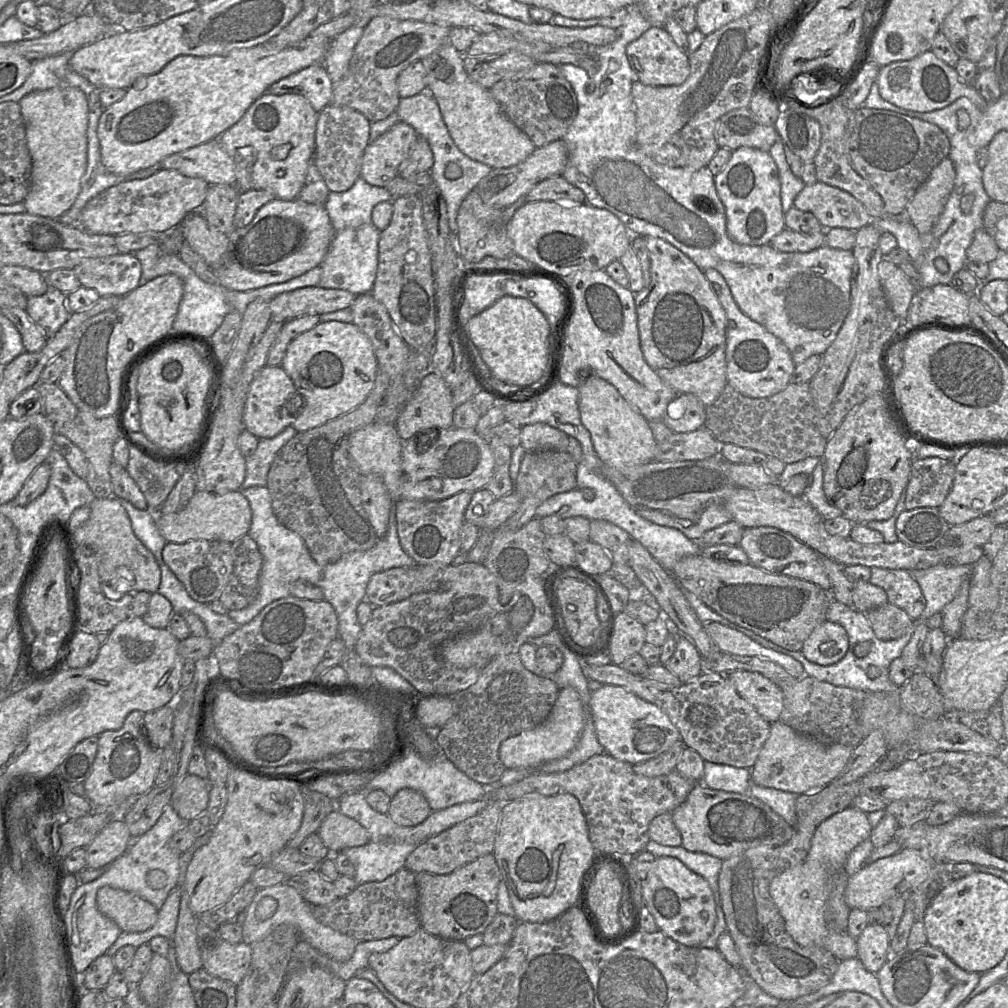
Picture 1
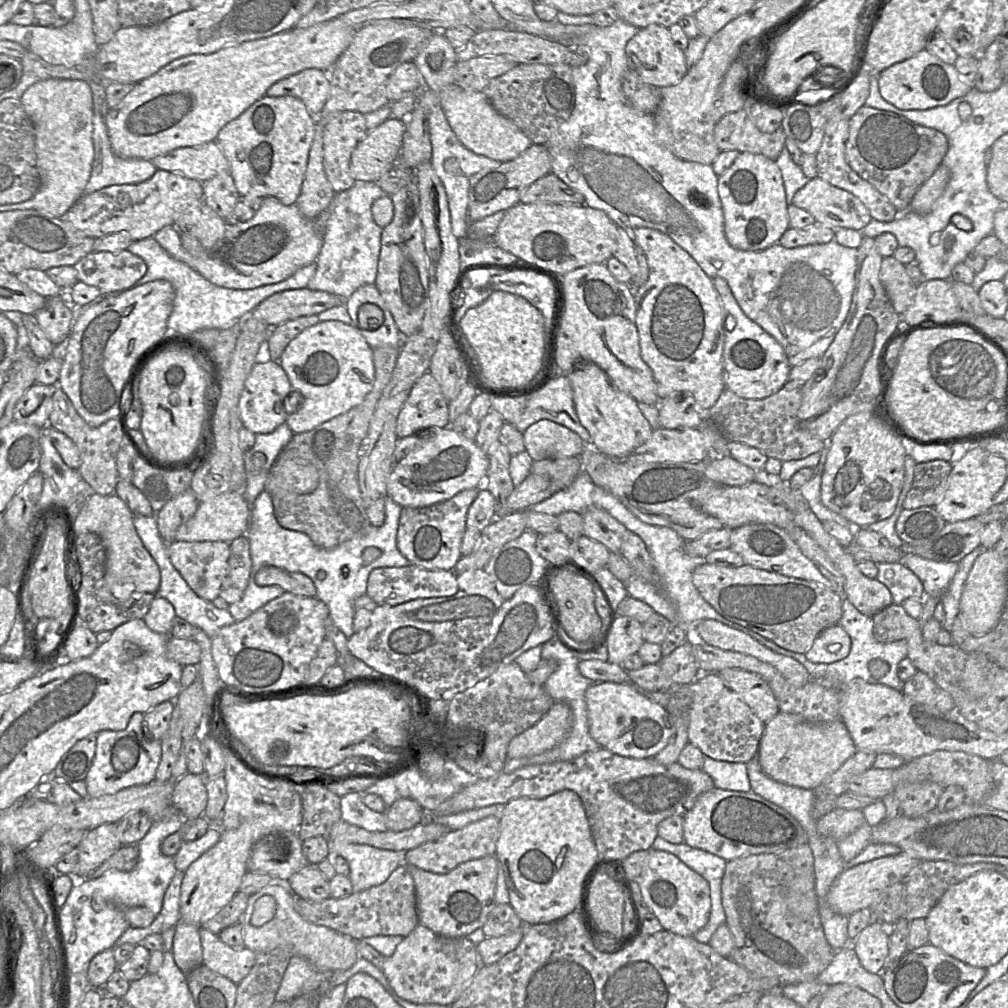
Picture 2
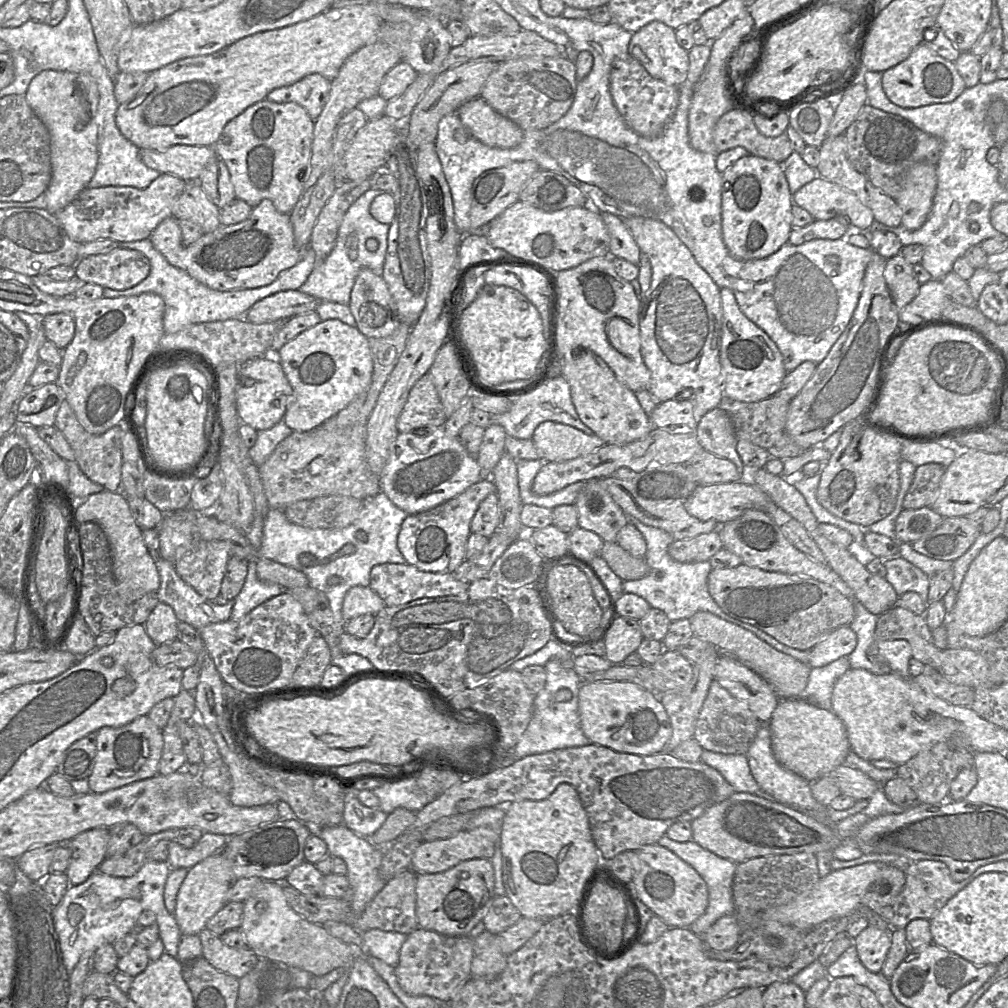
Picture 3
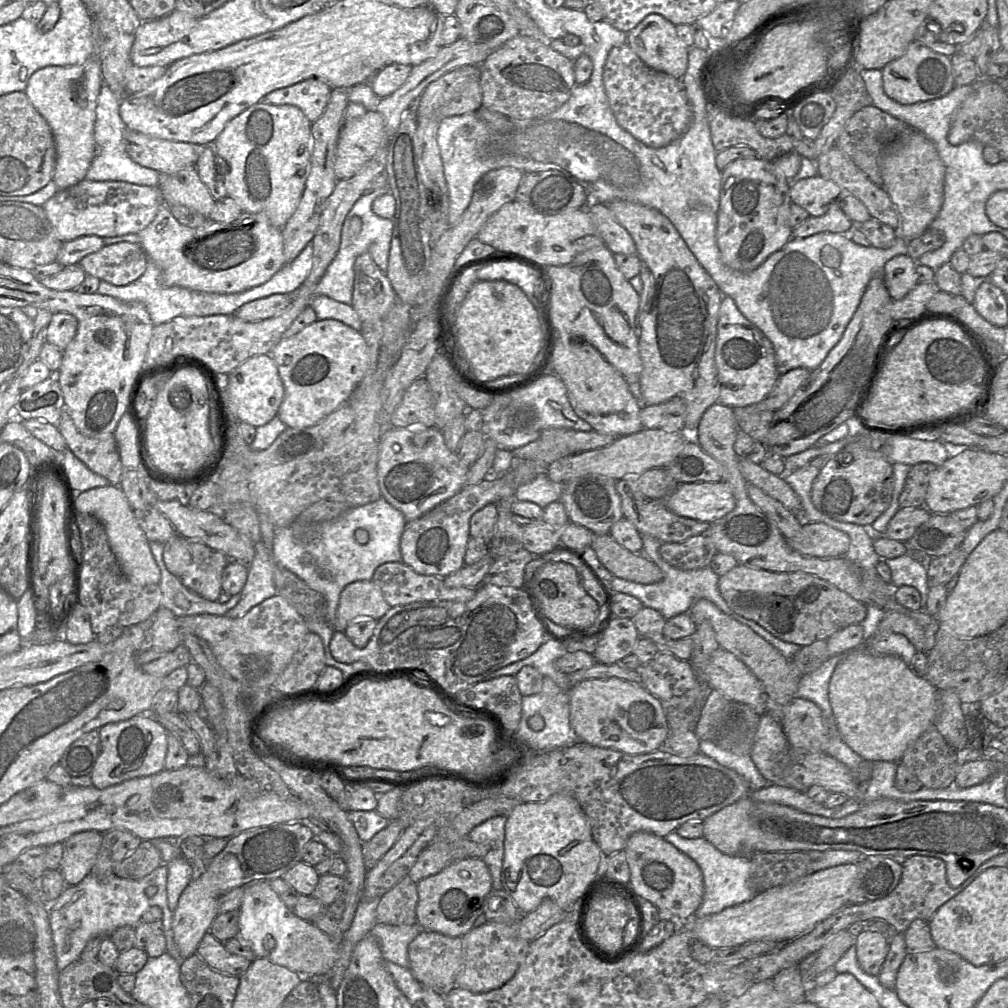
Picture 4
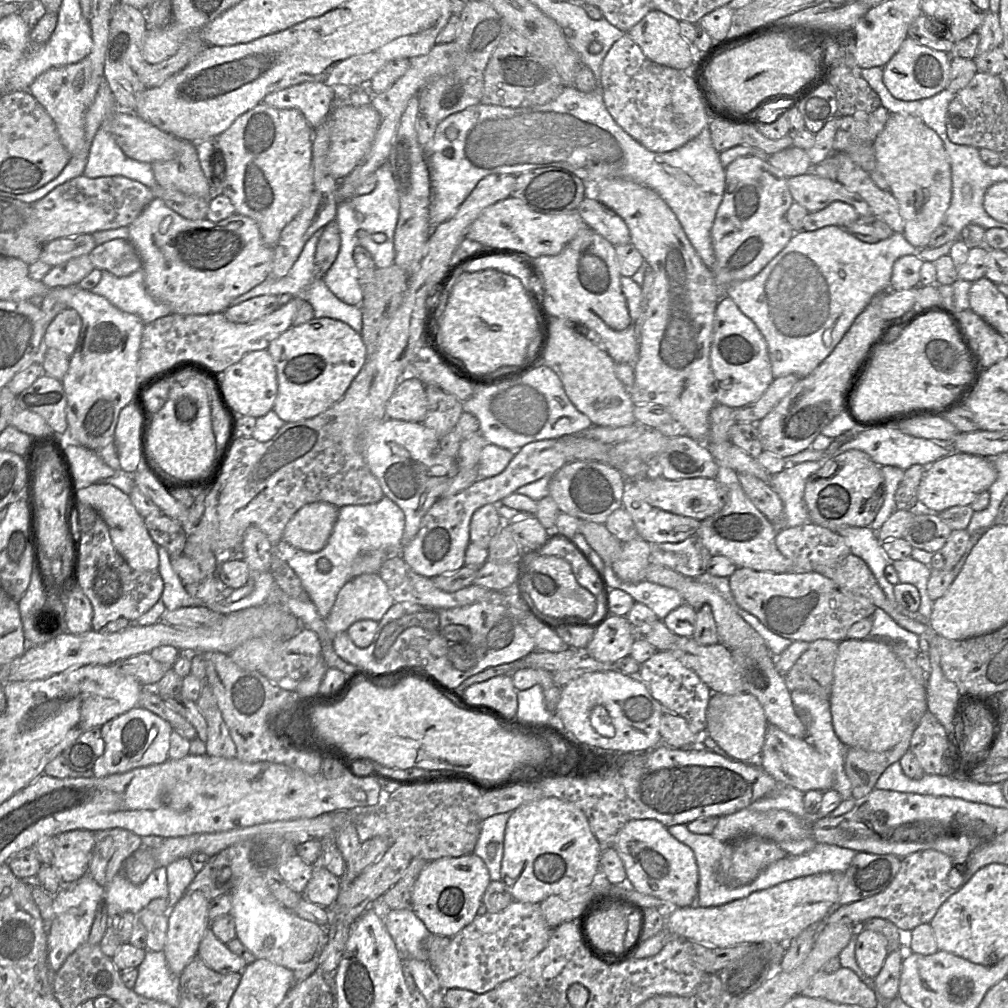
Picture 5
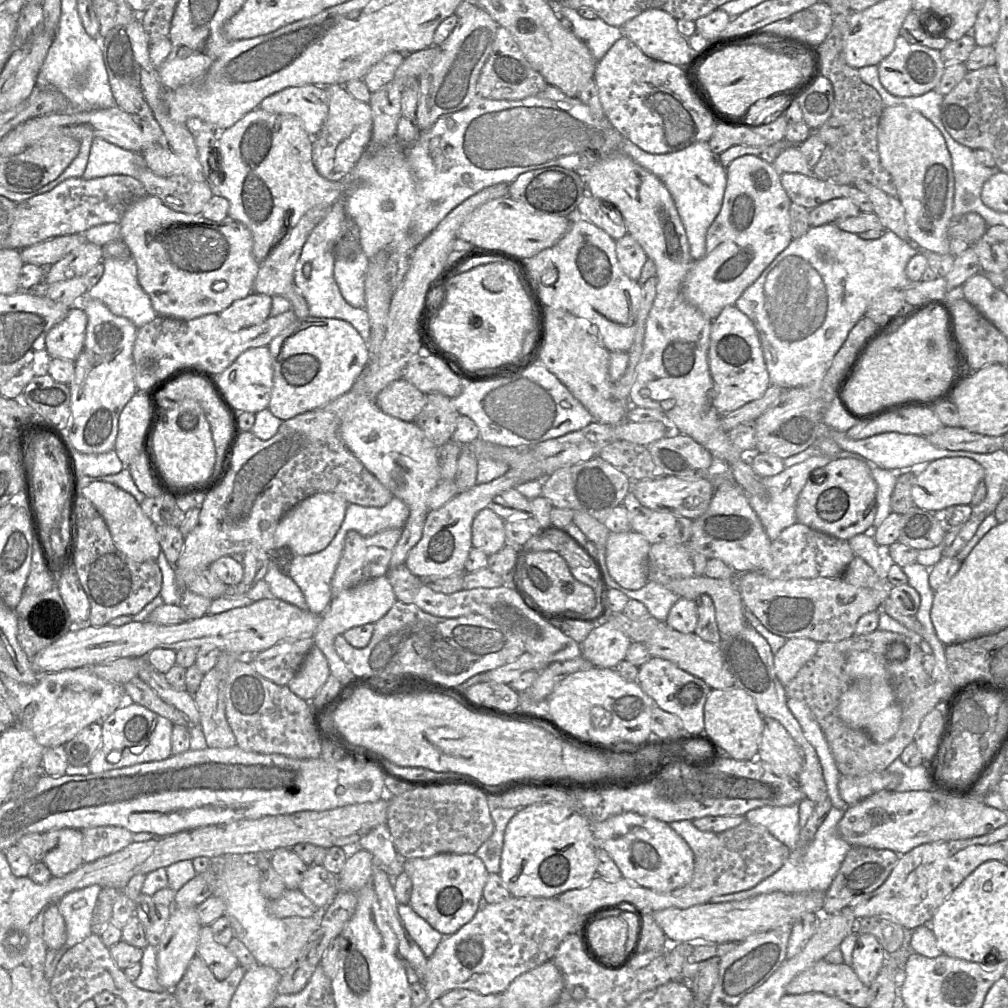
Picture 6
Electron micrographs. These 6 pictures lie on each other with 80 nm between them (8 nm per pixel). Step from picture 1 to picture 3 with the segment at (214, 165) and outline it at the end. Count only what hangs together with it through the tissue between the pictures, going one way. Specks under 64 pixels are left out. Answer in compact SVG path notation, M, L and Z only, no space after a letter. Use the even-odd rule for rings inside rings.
M178 144L167 150L139 149L142 162L161 174L171 174L184 181L198 181L207 164L218 157L213 146Z

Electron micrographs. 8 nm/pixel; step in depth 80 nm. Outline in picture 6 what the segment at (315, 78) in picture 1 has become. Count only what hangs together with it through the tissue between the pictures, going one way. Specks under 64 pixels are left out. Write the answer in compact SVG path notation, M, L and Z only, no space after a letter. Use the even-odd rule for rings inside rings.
M313 84L288 87L264 98L259 106L268 112L297 117L309 135L316 136L328 115L326 87Z

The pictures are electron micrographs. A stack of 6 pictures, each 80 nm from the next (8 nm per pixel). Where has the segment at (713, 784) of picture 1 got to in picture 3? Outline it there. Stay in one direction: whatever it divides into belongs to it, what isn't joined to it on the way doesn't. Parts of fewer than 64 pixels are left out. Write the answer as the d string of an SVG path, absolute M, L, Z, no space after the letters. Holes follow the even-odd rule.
M703 749L701 761L716 769L735 792L755 794L760 790L745 754L722 754Z

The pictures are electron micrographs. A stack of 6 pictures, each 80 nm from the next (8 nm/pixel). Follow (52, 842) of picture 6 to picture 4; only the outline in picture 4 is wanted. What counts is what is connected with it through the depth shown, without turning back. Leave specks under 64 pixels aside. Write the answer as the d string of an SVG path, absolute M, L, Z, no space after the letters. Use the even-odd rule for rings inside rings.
M82 831L63 842L63 856L59 871L66 885L75 886L93 872L102 834L97 831Z

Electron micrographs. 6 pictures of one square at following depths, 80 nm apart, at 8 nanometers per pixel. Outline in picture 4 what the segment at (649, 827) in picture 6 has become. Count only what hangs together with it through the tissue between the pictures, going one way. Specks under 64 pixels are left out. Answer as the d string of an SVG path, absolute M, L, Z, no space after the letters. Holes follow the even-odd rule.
M646 831L633 833L624 849L630 868L628 882L640 898L655 905L659 911L680 925L694 917L704 896L704 878L697 863L678 850L664 837Z

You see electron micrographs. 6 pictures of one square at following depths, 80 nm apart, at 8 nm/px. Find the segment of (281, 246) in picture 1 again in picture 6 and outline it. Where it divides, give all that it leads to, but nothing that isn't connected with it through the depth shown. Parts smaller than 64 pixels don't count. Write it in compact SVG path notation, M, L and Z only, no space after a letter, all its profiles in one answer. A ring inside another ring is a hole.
M147 195L128 207L119 225L121 239L129 248L137 265L139 284L149 296L151 304L158 316L191 320L208 314L219 314L228 308L234 301L247 297L253 291L253 284L260 267L260 263L253 255L253 236L251 231L244 224L229 215L220 221L212 221L204 218L201 214L187 214L175 211L167 207L158 197Z

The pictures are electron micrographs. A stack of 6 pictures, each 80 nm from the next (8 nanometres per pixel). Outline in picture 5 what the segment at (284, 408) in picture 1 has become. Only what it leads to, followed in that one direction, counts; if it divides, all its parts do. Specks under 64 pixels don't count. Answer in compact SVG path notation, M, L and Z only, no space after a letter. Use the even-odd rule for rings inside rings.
M267 349L245 354L240 361L221 374L225 397L238 416L258 418L273 410L278 392L278 381L273 358Z

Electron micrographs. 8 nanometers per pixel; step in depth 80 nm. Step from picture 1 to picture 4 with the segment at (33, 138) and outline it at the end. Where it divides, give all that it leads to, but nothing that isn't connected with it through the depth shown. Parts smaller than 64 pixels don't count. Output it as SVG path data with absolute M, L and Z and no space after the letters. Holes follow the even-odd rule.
M93 20L94 53L83 64L49 66L36 71L30 78L25 93L49 125L56 148L56 167L52 181L57 191L84 180L97 154L95 142L96 108L104 83L99 60L99 32Z

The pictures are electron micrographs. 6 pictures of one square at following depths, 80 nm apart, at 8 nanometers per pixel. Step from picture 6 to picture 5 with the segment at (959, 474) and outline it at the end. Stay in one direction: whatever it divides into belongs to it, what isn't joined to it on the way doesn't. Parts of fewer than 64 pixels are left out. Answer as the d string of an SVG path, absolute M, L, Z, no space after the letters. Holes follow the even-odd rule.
M957 453L938 459L926 467L917 497L920 508L942 512L952 506L970 505L983 491L988 491L997 479L997 471L985 457Z

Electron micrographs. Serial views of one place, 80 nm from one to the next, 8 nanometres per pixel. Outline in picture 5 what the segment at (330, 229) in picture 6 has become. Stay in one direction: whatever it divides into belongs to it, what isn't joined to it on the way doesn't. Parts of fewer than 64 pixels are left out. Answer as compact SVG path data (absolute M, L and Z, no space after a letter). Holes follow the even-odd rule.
M324 229L317 230L310 239L306 242L299 258L288 272L288 274L281 278L276 279L270 276L263 281L261 284L255 286L253 289L248 291L245 294L235 298L231 305L238 305L248 299L261 296L261 295L282 295L282 294L291 294L293 298L303 299L308 301L314 309L314 317L322 318L328 317L336 320L345 322L350 327L352 327L356 332L361 334L362 331L362 311L359 306L353 306L344 303L341 301L331 290L327 287L324 282L324 279L318 277L316 274L315 266L315 253L317 244L324 232Z

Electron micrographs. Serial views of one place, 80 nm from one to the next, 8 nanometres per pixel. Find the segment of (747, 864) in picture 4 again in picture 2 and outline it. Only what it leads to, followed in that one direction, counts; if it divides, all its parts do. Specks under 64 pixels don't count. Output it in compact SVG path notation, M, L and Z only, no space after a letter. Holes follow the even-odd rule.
M660 837L654 840L652 849L675 855L708 881L711 914L708 923L694 934L694 938L701 943L709 943L717 928L726 923L726 914L722 904L722 879L728 861L707 851L693 848L686 843L673 844Z

